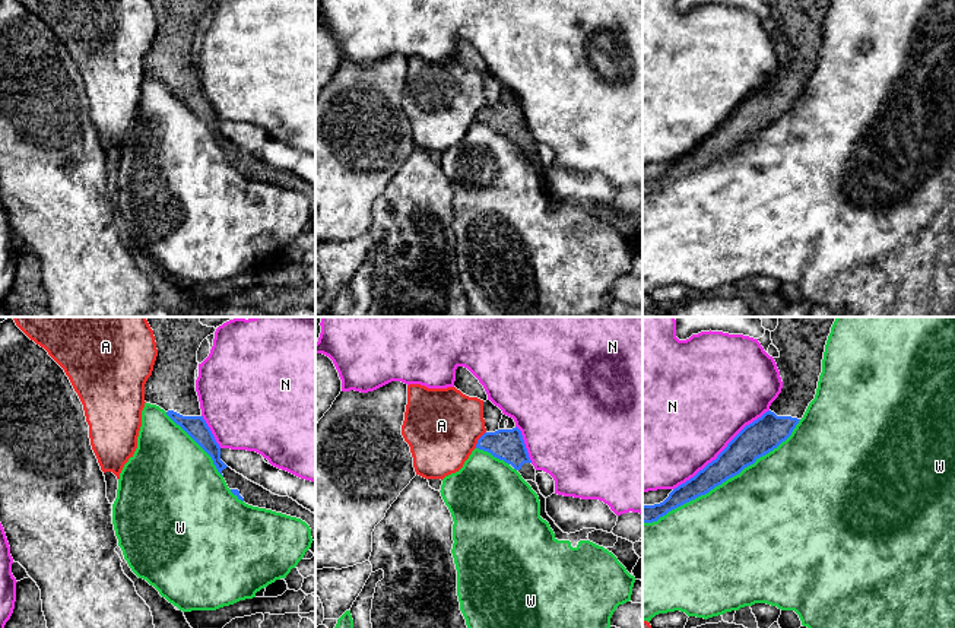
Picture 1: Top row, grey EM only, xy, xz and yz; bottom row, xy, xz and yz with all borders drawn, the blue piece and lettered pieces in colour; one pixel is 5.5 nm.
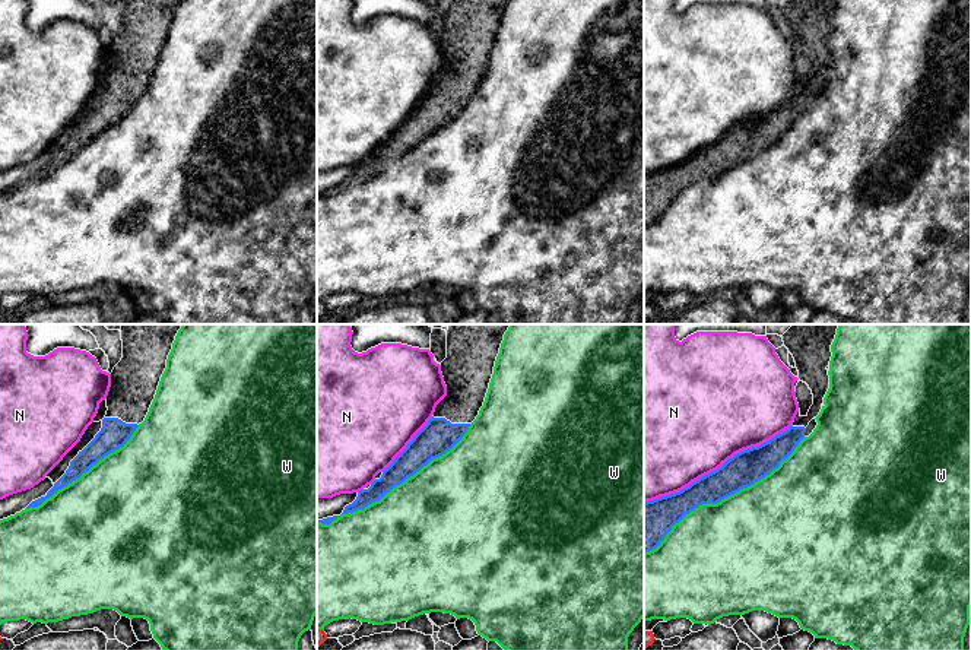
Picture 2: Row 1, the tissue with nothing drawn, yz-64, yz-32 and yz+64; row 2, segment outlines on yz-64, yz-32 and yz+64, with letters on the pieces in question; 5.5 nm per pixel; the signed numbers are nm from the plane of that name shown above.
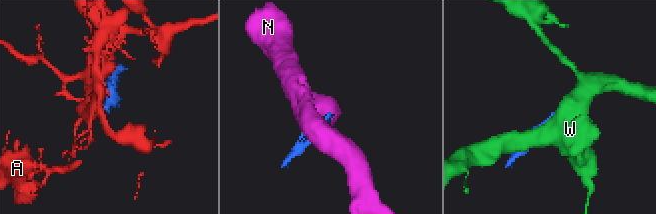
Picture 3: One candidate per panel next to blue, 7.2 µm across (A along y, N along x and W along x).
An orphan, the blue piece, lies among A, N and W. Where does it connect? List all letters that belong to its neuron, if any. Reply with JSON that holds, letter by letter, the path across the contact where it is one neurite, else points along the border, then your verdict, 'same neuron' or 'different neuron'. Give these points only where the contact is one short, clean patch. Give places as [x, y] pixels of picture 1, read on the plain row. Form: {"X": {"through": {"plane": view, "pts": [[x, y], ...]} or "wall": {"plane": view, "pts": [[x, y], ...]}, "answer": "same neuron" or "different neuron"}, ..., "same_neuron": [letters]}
{"A": {"wall": {"plane": "xz", "pts": [[485, 104], [475, 120]]}, "answer": "different neuron"}, "N": {"answer": "different neuron"}, "W": {"answer": "different neuron"}, "same_neuron": []}

